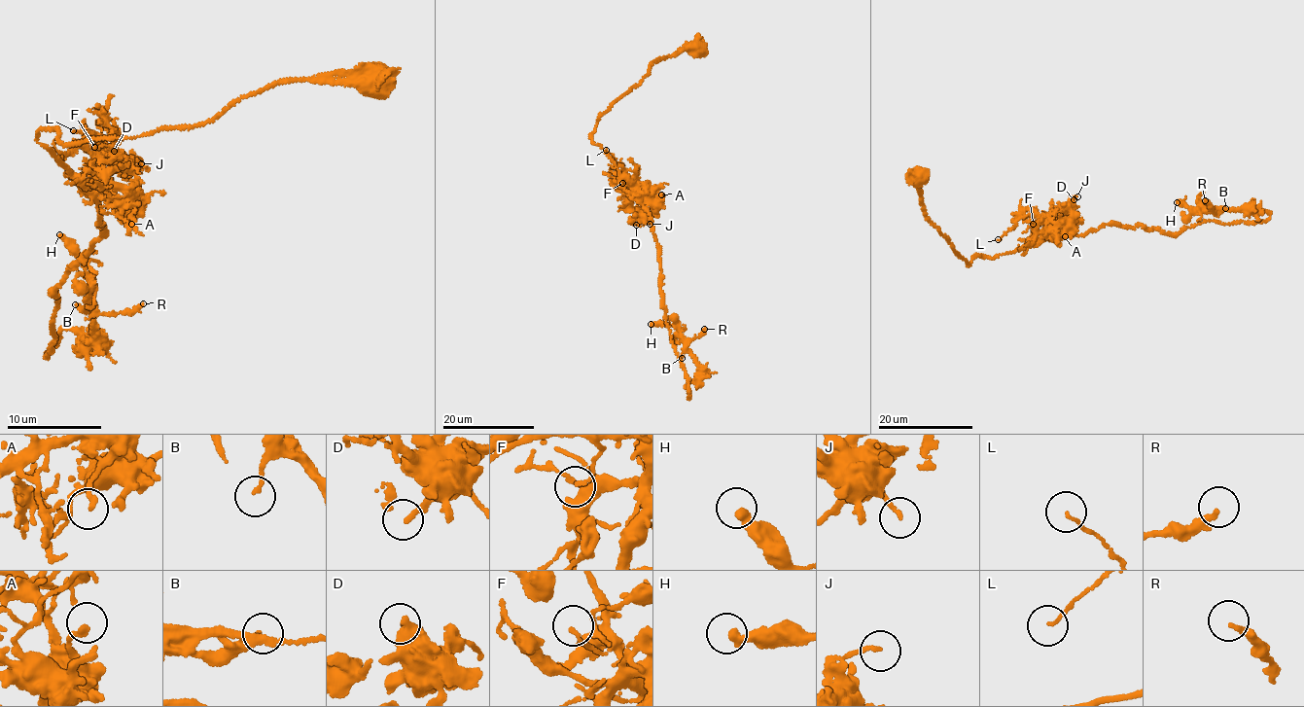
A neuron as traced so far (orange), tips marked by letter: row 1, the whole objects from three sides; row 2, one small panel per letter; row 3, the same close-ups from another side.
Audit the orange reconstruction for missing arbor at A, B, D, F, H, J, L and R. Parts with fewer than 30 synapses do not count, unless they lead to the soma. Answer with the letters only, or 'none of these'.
none of these

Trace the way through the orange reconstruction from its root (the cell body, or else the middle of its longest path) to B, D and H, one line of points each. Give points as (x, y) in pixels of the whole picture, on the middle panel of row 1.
B: (697, 48), (652, 63), (590, 136), (650, 215), (688, 397), (697, 363), (687, 351), (682, 358)
D: (697, 48), (652, 63), (643, 81), (599, 116), (590, 136), (632, 184), (636, 225)
H: (697, 48), (652, 63), (590, 136), (650, 215), (666, 324), (689, 397), (695, 359), (679, 329), (651, 324)

